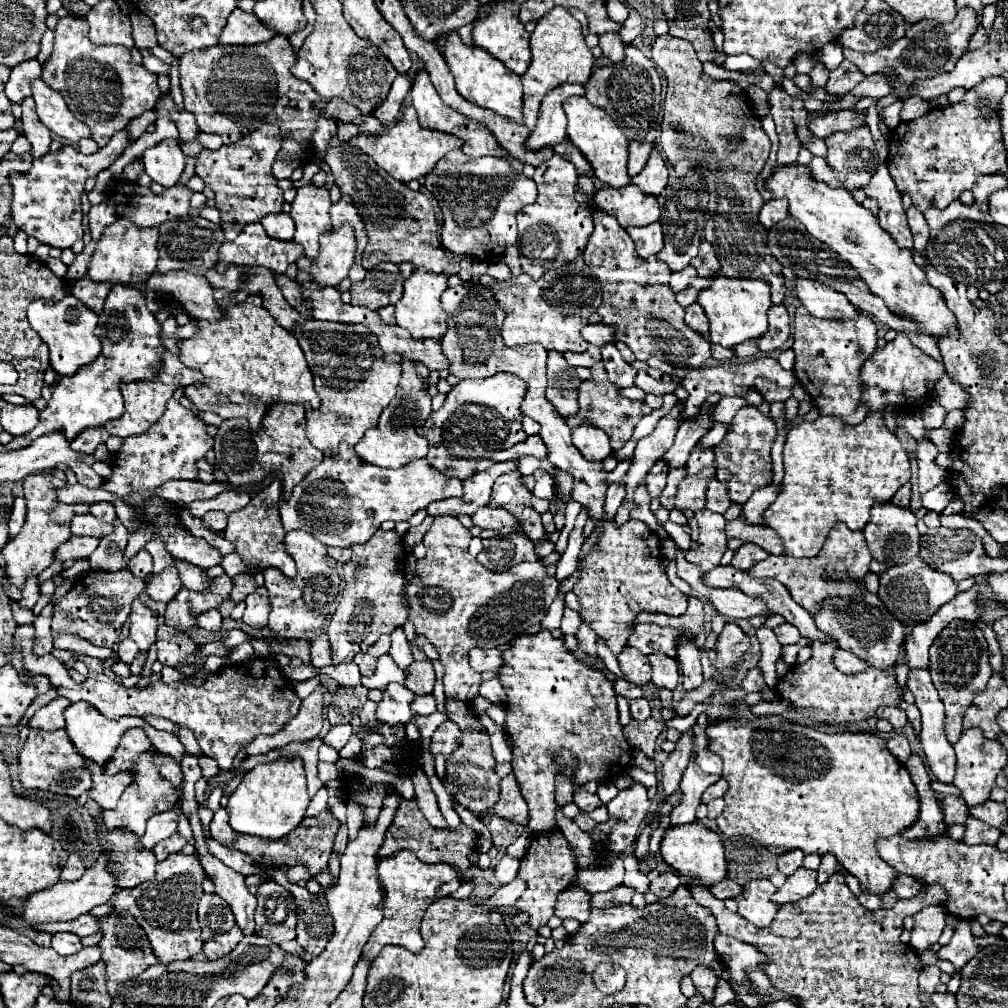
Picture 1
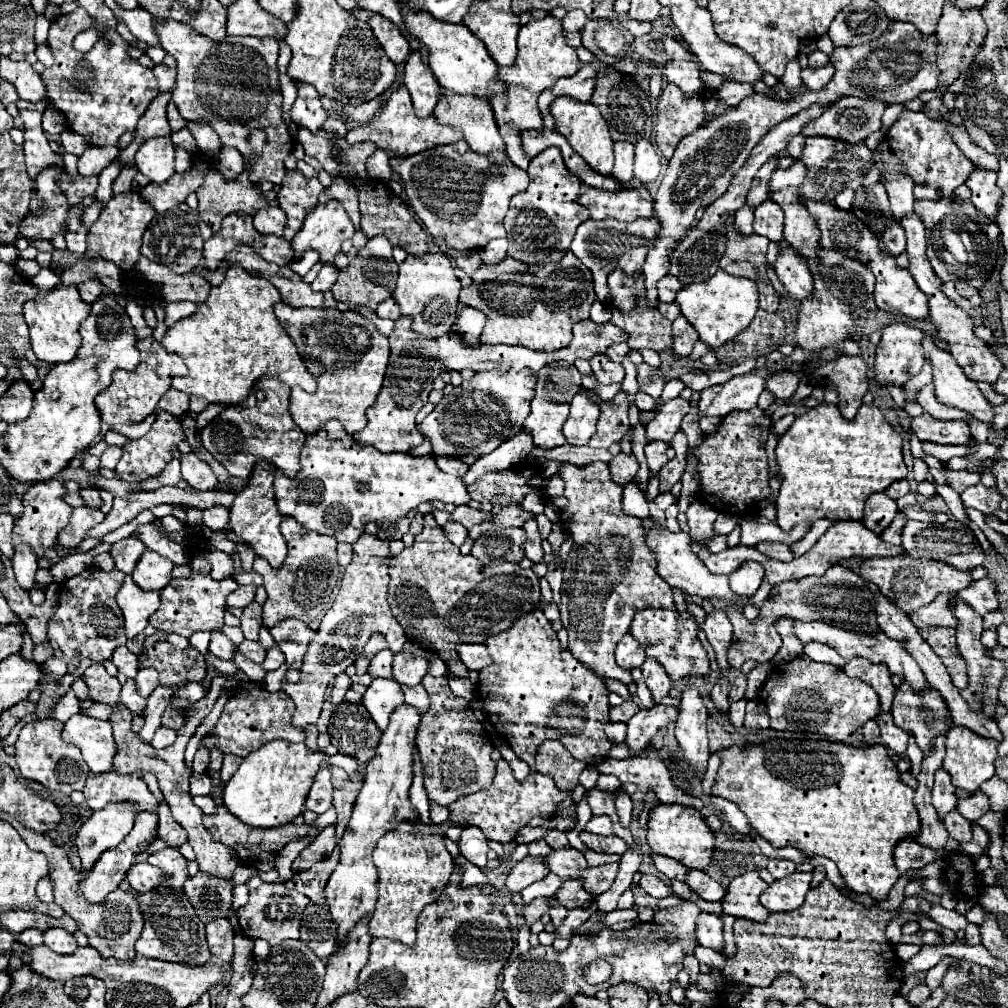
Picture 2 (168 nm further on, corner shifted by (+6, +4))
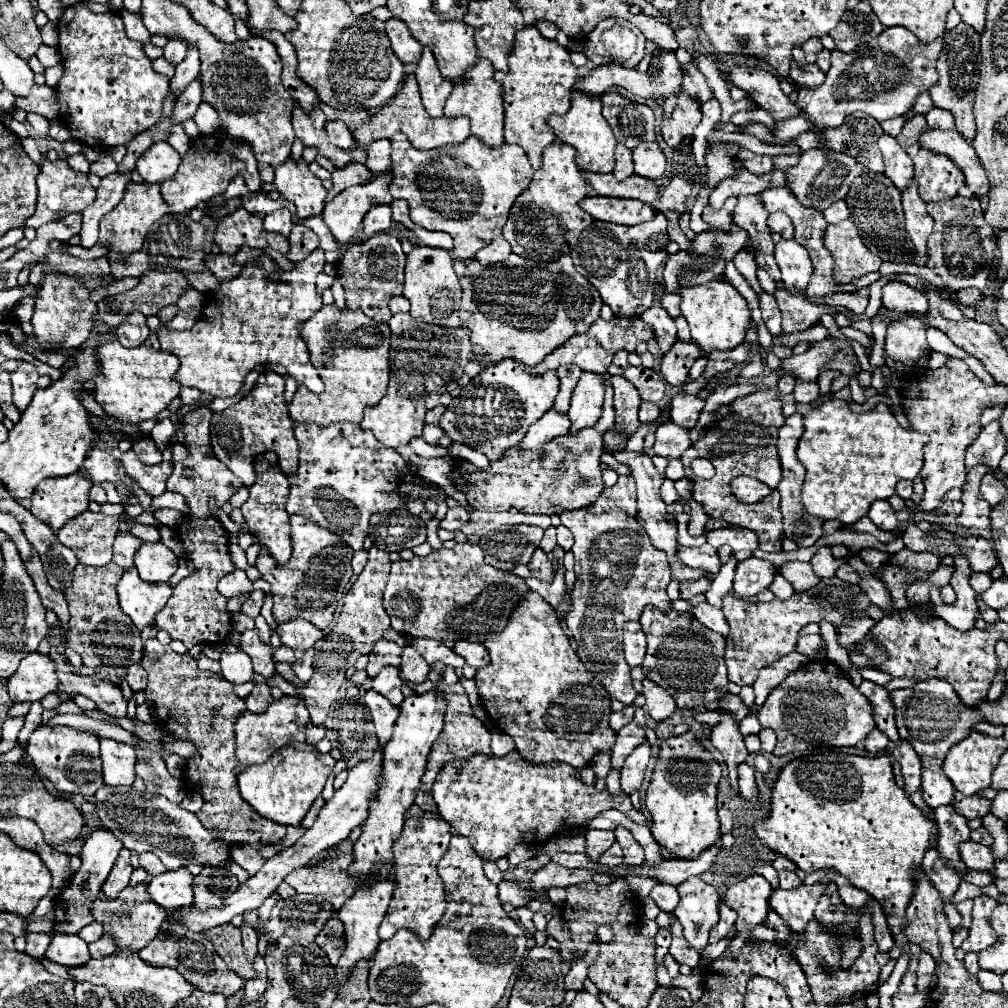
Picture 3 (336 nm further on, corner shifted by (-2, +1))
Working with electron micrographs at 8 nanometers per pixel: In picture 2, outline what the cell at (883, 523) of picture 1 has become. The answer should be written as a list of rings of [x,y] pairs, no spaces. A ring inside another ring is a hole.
[[[878,492],[878,494],[872,494],[868,500],[866,500],[866,508],[864,508],[864,518],[862,518],[862,524],[872,530],[874,534],[882,534],[882,530],[886,526],[890,526],[890,522],[894,520],[898,512],[898,506],[892,498],[888,498],[884,492]]]

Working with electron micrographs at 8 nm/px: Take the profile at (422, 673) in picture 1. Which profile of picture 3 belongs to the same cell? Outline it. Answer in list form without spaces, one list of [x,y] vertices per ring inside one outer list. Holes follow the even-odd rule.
[[[404,647],[402,653],[402,667],[400,671],[414,683],[422,683],[428,677],[430,665],[426,663],[426,659],[414,649],[414,647]]]

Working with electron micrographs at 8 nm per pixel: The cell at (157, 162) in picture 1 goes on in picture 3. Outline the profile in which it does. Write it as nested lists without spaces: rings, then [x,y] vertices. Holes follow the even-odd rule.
[[[158,141],[146,149],[146,153],[136,161],[136,171],[146,183],[162,183],[180,165],[180,155],[164,141]]]

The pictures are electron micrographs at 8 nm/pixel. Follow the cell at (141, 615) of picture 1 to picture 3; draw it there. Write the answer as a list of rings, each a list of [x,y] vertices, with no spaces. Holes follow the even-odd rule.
[[[130,567],[118,581],[116,593],[120,599],[120,609],[142,631],[146,625],[154,623],[154,615],[166,605],[168,597],[172,595],[172,587],[168,583],[142,581],[138,571]]]

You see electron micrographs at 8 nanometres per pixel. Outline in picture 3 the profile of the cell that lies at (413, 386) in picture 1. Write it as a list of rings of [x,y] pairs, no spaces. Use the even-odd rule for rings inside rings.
[[[410,313],[392,315],[388,325],[390,325],[390,331],[392,331],[392,337],[390,337],[390,385],[388,385],[388,393],[376,405],[364,409],[364,419],[362,419],[360,425],[364,429],[370,429],[380,443],[384,443],[388,447],[398,447],[398,445],[410,443],[412,437],[422,435],[424,415],[426,415],[424,405],[438,405],[438,399],[446,391],[446,385],[450,381],[460,379],[460,375],[464,373],[462,367],[470,361],[472,349],[470,349],[470,339],[468,339],[468,335],[464,333],[462,327],[458,327],[458,329],[438,327],[438,325],[420,321],[420,319],[412,317]]]

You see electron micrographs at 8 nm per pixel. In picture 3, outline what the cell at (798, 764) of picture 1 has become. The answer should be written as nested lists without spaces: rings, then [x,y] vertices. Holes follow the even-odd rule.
[[[846,755],[842,761],[836,763],[814,763],[808,759],[802,761],[796,759],[788,763],[774,785],[770,817],[758,821],[754,829],[758,839],[766,847],[794,861],[796,867],[802,869],[804,873],[830,867],[842,873],[844,877],[848,877],[854,887],[866,891],[870,897],[874,897],[880,903],[882,911],[886,913],[888,927],[896,945],[912,955],[910,965],[902,977],[900,991],[916,993],[916,967],[922,949],[914,949],[912,943],[906,941],[902,931],[906,927],[906,907],[914,895],[914,871],[920,869],[924,853],[936,845],[938,829],[932,819],[928,819],[920,809],[916,809],[910,803],[904,789],[900,789],[894,783],[890,759],[886,755],[884,757]]]

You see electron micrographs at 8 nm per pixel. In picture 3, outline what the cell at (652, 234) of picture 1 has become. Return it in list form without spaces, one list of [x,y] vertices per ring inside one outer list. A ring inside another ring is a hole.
[[[656,215],[652,221],[634,227],[594,221],[584,233],[580,233],[570,257],[576,271],[600,291],[602,301],[616,317],[640,317],[652,305],[656,271],[668,259],[668,243],[664,215]]]

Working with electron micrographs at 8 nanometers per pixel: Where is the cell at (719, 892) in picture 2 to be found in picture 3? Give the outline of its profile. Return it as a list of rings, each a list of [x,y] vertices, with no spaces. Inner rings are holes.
[[[690,877],[680,883],[678,893],[680,903],[674,915],[684,927],[684,937],[694,949],[704,949],[708,945],[710,929],[718,923],[720,897],[716,889],[700,877]]]

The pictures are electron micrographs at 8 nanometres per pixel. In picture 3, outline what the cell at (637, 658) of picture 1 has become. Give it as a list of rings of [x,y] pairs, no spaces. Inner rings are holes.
[[[640,621],[624,623],[624,655],[630,667],[642,665],[646,653],[646,637],[640,627]]]

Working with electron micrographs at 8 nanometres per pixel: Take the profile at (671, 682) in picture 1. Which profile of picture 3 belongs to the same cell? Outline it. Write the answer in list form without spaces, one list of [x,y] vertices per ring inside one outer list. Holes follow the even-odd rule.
[[[644,679],[642,685],[644,685],[642,695],[646,697],[648,715],[658,723],[672,717],[672,713],[676,711],[676,703],[672,701],[672,697],[658,685],[652,685],[652,681],[648,681],[648,679]]]

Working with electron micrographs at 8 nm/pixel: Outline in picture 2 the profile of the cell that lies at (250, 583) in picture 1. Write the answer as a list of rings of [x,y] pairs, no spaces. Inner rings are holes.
[[[238,586],[232,594],[228,594],[226,606],[244,608],[244,606],[248,606],[248,602],[254,600],[254,592],[256,592],[256,586]]]

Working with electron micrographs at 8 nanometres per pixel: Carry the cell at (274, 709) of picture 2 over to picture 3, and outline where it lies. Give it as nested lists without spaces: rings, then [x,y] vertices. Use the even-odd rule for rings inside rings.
[[[282,697],[274,703],[270,703],[268,711],[262,715],[254,713],[244,713],[236,721],[236,751],[238,751],[238,763],[242,765],[260,765],[264,763],[274,751],[288,743],[304,743],[306,735],[306,723],[310,721],[308,709],[302,699],[296,697]]]

